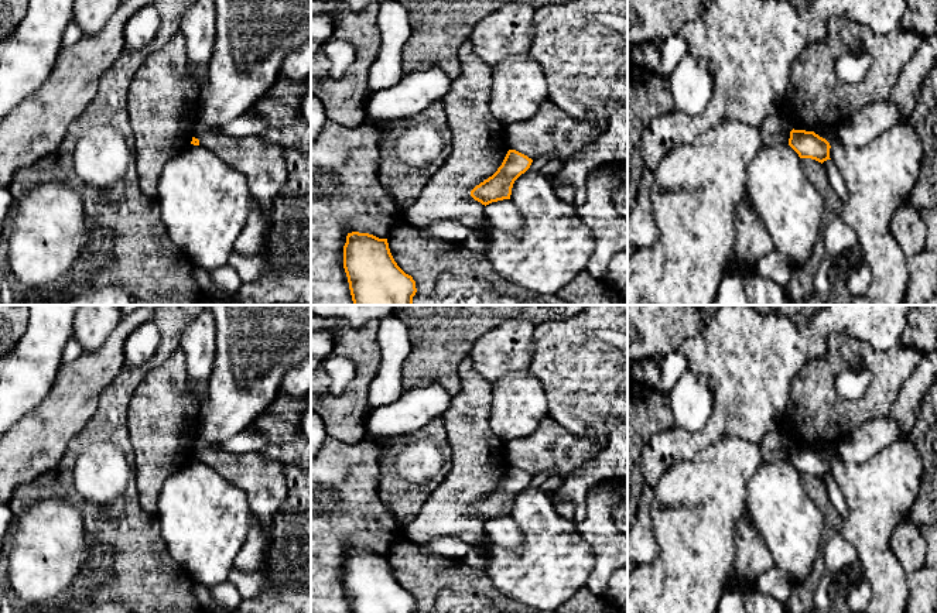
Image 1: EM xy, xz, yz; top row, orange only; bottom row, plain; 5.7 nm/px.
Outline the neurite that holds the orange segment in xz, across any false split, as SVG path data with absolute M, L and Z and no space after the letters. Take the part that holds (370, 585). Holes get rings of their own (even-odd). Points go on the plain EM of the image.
M348 549L343 585L352 613L414 613L417 609L413 593L394 578L387 555Z

